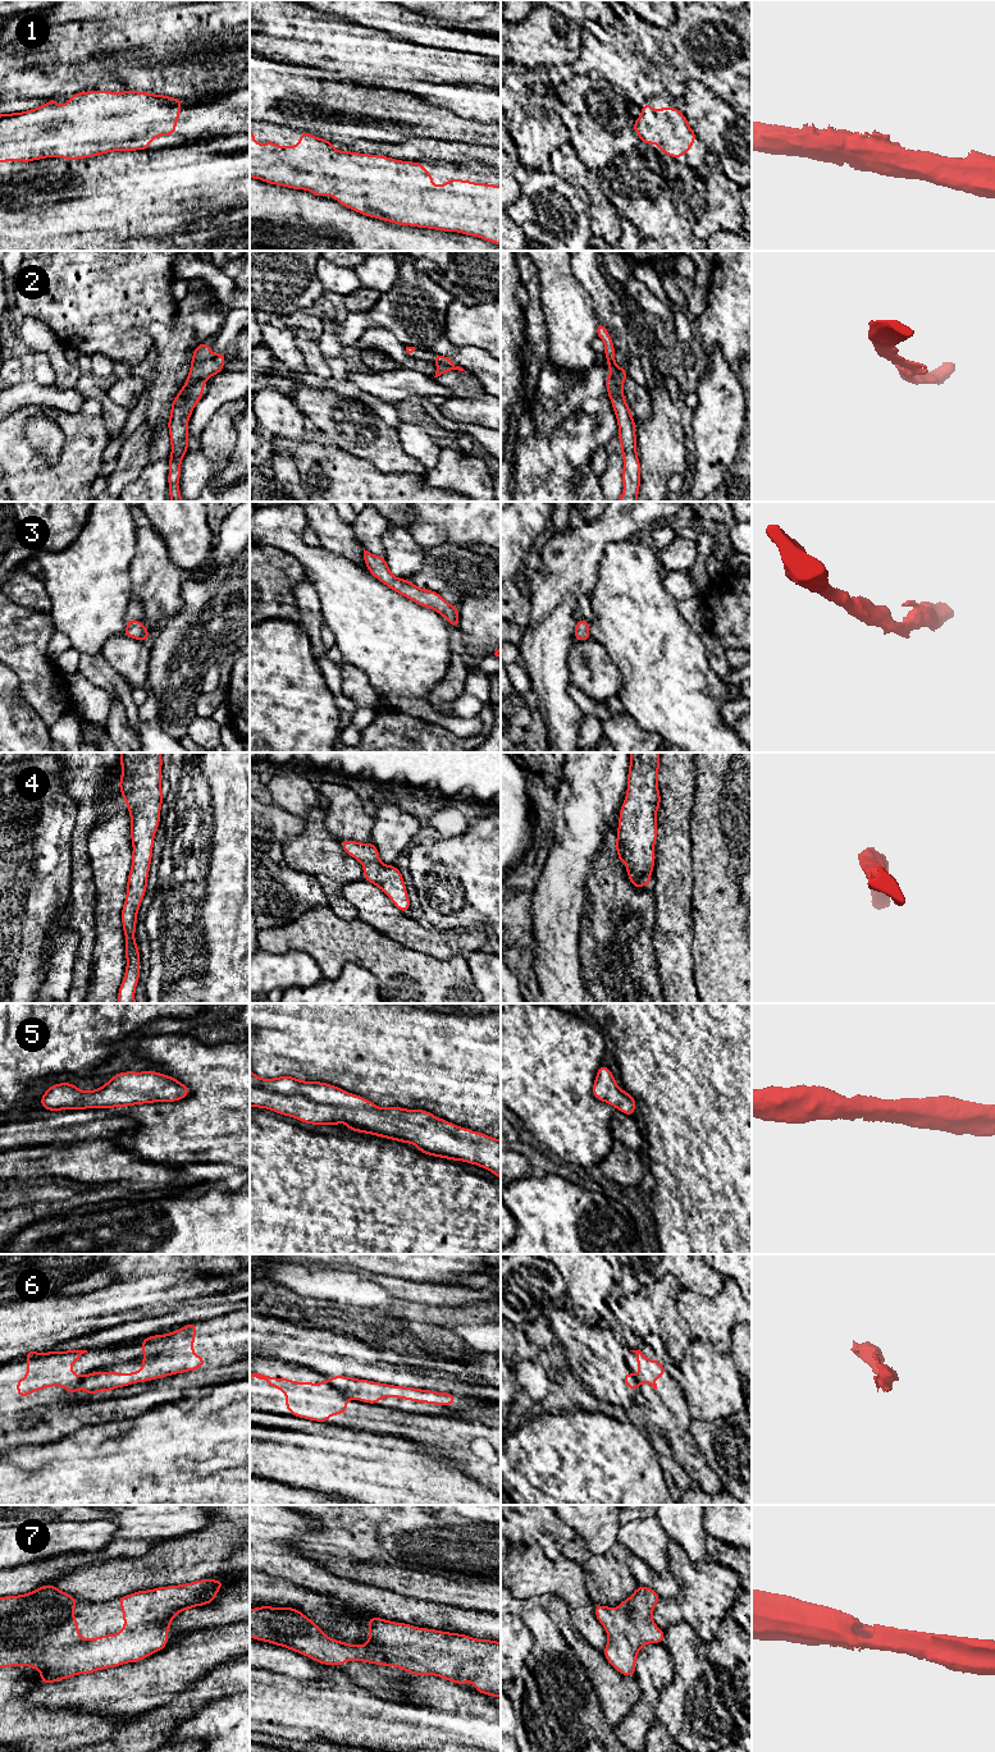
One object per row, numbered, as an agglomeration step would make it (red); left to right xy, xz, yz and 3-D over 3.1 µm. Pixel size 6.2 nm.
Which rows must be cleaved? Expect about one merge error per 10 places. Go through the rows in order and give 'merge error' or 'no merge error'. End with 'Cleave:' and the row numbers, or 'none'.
1: no merge error
2: no merge error
3: no merge error
4: no merge error
5: no merge error
6: merge error
7: no merge error
Cleave: 6

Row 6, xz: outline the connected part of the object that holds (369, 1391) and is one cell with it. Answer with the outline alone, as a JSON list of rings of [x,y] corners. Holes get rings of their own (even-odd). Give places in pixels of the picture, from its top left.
[[[332,1376],[330,1385],[355,1400],[375,1405],[382,1398],[398,1398],[434,1405],[453,1405],[456,1399],[453,1394],[385,1385],[344,1376]]]

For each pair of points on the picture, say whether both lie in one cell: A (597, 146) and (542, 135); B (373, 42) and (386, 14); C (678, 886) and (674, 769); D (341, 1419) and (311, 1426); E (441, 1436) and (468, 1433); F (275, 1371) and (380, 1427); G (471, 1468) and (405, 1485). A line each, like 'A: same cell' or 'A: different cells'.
A: different cells
B: different cells
C: same cell
D: different cells
E: same cell
F: same cell
G: different cells

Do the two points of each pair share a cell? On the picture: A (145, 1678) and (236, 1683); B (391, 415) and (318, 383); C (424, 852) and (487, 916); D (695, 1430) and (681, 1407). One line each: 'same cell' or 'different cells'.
A: different cells
B: same cell
C: same cell
D: different cells

